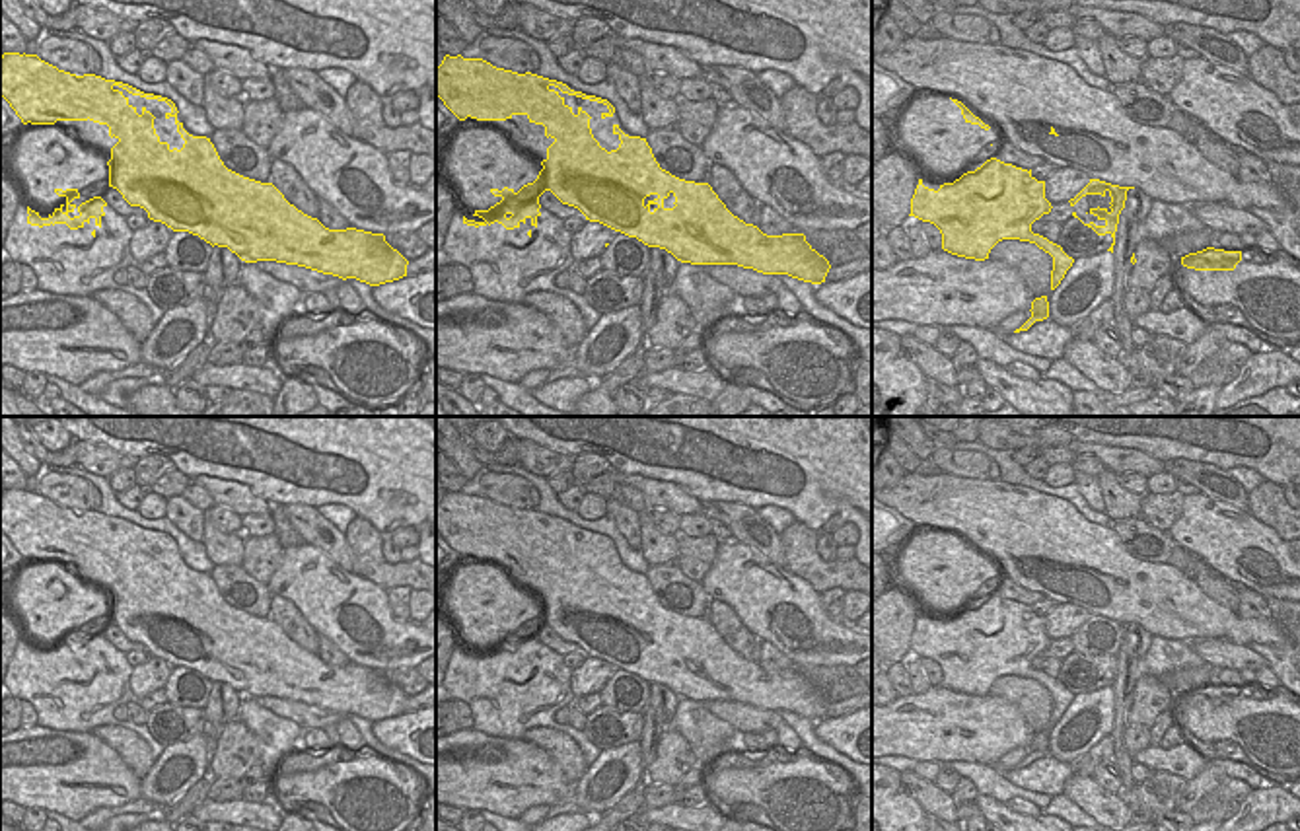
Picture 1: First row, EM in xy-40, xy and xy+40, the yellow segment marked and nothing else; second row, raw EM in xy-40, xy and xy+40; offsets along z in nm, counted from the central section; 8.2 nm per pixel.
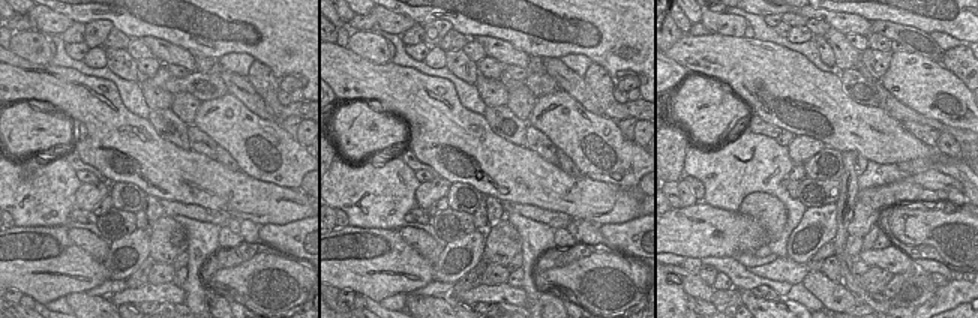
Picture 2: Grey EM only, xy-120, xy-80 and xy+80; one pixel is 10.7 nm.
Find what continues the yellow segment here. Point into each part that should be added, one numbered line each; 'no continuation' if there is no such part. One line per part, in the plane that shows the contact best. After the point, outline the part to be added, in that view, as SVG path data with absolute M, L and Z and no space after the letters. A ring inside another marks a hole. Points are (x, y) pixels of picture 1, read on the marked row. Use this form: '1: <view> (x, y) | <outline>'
no continuation

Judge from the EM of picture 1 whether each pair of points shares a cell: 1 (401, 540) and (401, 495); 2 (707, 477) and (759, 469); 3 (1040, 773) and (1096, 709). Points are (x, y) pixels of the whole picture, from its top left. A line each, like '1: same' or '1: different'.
1: different
2: same
3: same

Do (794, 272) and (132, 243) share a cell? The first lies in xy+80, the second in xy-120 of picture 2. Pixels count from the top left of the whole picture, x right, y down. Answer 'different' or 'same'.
same

